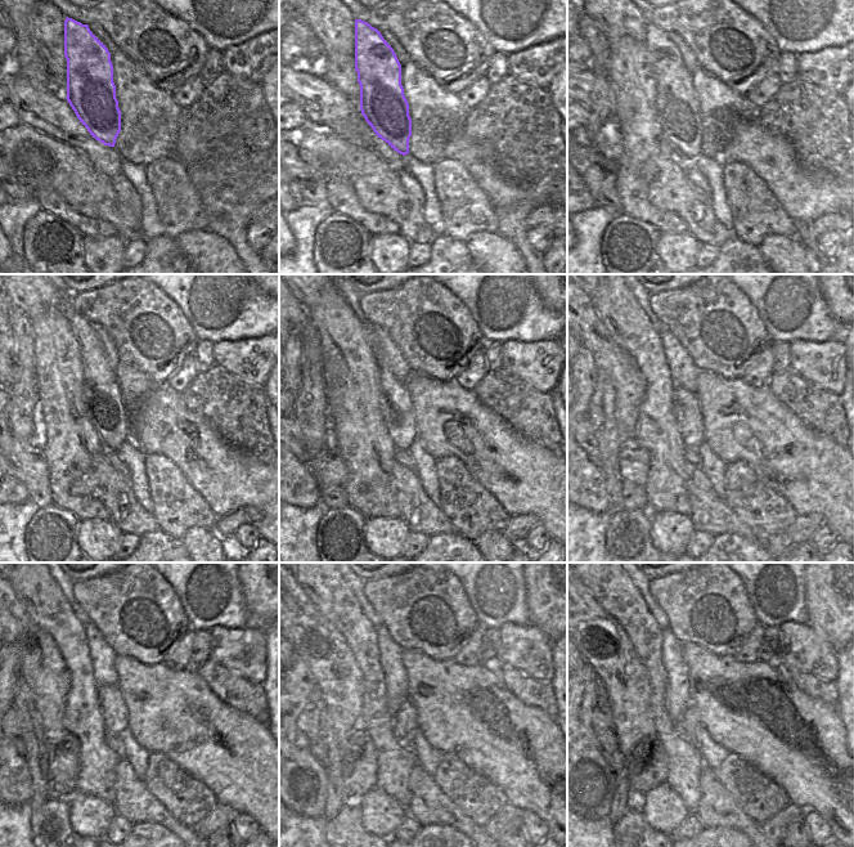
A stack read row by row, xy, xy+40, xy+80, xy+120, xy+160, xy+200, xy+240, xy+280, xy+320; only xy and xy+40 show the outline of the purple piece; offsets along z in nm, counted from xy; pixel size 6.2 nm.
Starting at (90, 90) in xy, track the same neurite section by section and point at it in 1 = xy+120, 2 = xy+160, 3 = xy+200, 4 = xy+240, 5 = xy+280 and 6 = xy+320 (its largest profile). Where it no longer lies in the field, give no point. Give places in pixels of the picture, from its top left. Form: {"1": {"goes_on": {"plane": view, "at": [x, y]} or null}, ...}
{"1": {"goes_on": {"plane": "xy+120", "at": [108, 413]}}, "2": {"goes_on": {"plane": "xy+160", "at": [395, 404]}}, "3": {"goes_on": {"plane": "xy+200", "at": [684, 404]}}, "4": {"goes_on": {"plane": "xy+240", "at": [115, 716]}}, "5": {"goes_on": {"plane": "xy+280", "at": [405, 718]}}, "6": {"goes_on": {"plane": "xy+320", "at": [690, 722]}}}

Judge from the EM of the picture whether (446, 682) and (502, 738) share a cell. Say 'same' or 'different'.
same

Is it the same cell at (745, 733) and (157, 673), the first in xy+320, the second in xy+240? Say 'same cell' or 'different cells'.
same cell

